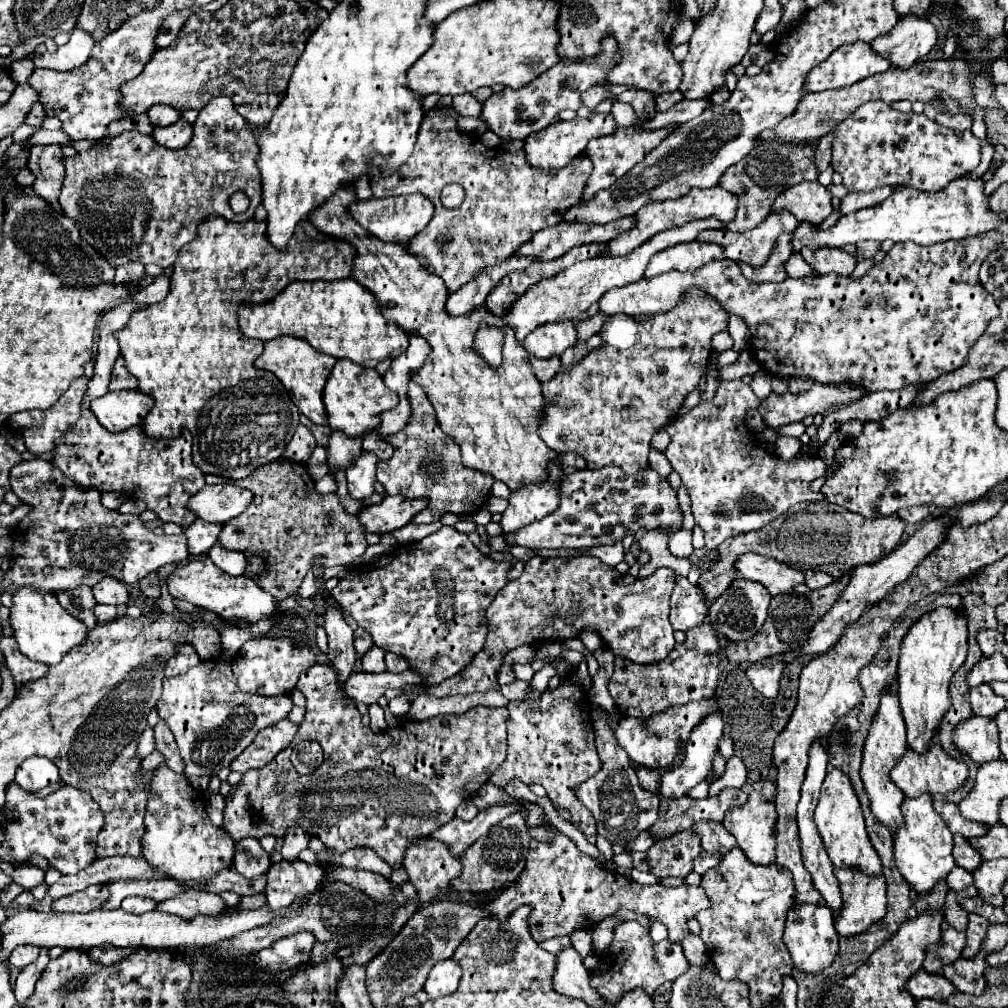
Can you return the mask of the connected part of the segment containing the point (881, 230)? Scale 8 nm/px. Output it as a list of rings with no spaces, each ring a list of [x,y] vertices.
[[[968,175],[956,177],[942,191],[924,193],[914,187],[894,187],[894,193],[860,211],[842,215],[838,223],[826,231],[814,229],[812,223],[800,223],[796,237],[792,241],[794,251],[800,251],[804,245],[818,247],[842,247],[848,243],[858,243],[862,239],[892,239],[892,241],[914,241],[918,245],[934,245],[950,239],[964,239],[978,233],[994,231],[1006,217],[990,209],[990,195],[984,193],[984,179],[970,179]]]

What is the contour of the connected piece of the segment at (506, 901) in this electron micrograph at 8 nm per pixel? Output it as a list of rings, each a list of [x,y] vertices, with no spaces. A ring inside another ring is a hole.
[[[546,827],[554,833],[552,843],[532,841],[528,851],[528,861],[514,885],[504,891],[496,891],[494,897],[484,901],[484,909],[492,919],[506,921],[520,905],[530,905],[532,915],[528,917],[530,935],[534,941],[542,943],[550,937],[570,935],[578,929],[594,929],[606,917],[614,917],[616,911],[628,909],[632,913],[644,915],[650,921],[660,921],[668,929],[668,941],[680,943],[688,935],[688,919],[696,917],[700,911],[710,907],[702,887],[688,887],[686,883],[678,887],[640,885],[626,875],[612,871],[598,863],[596,859],[582,853],[564,833],[556,827]]]

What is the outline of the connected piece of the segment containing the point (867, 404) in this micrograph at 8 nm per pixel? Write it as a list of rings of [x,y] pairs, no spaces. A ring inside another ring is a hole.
[[[920,385],[906,387],[906,391],[876,391],[876,393],[866,393],[862,399],[846,405],[846,407],[836,407],[838,411],[832,411],[824,417],[818,433],[810,439],[810,443],[802,445],[802,451],[798,457],[816,457],[816,453],[824,447],[826,439],[840,429],[846,421],[858,419],[860,423],[866,421],[880,421],[886,415],[894,413],[896,409],[908,407],[914,401],[914,395],[918,393]]]

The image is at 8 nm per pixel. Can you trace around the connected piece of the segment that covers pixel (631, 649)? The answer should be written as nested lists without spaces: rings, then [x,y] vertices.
[[[532,557],[524,565],[522,577],[510,581],[488,607],[486,647],[472,663],[468,663],[464,671],[452,675],[440,685],[432,685],[428,693],[448,697],[500,689],[496,671],[510,649],[542,641],[572,639],[586,629],[598,631],[614,655],[628,657],[634,663],[654,663],[666,659],[676,643],[668,621],[670,595],[678,579],[676,573],[668,567],[660,567],[650,577],[636,579],[628,587],[616,585],[616,579],[620,579],[620,573],[596,557]]]

